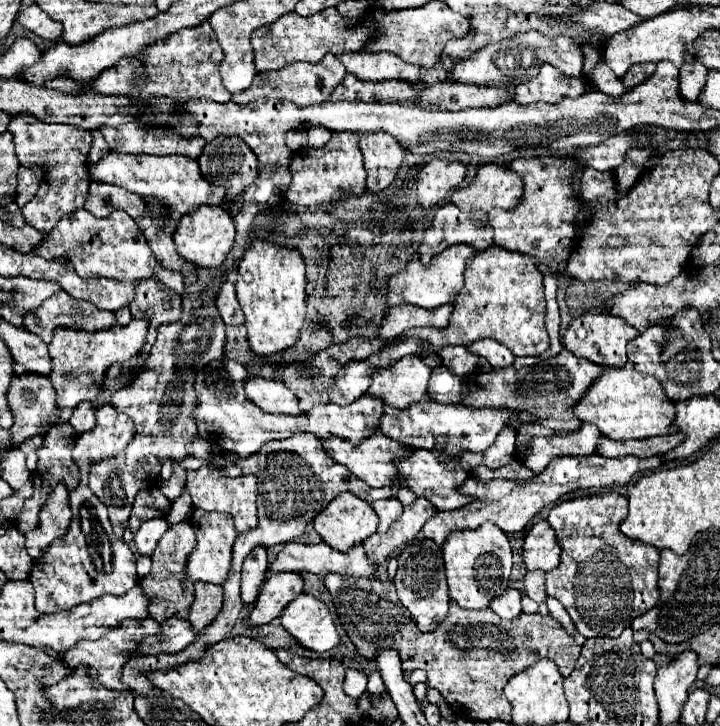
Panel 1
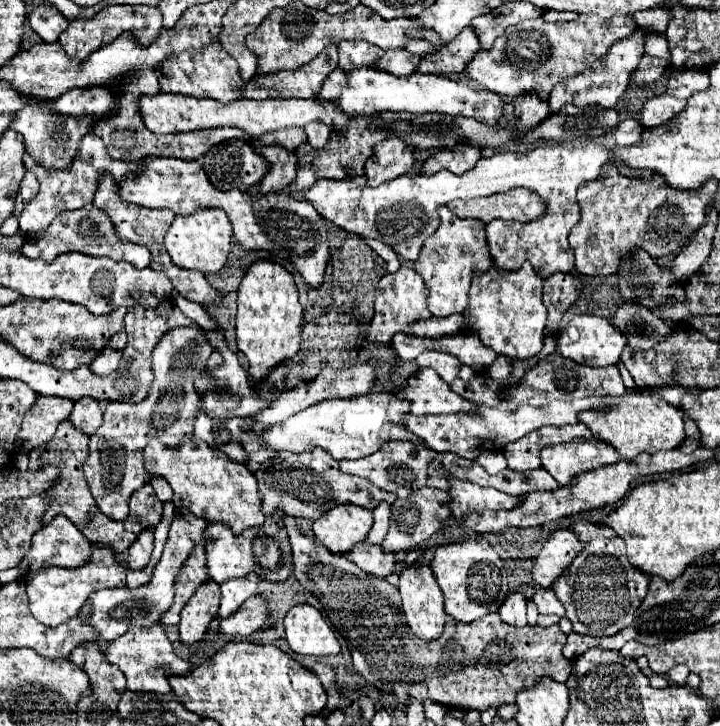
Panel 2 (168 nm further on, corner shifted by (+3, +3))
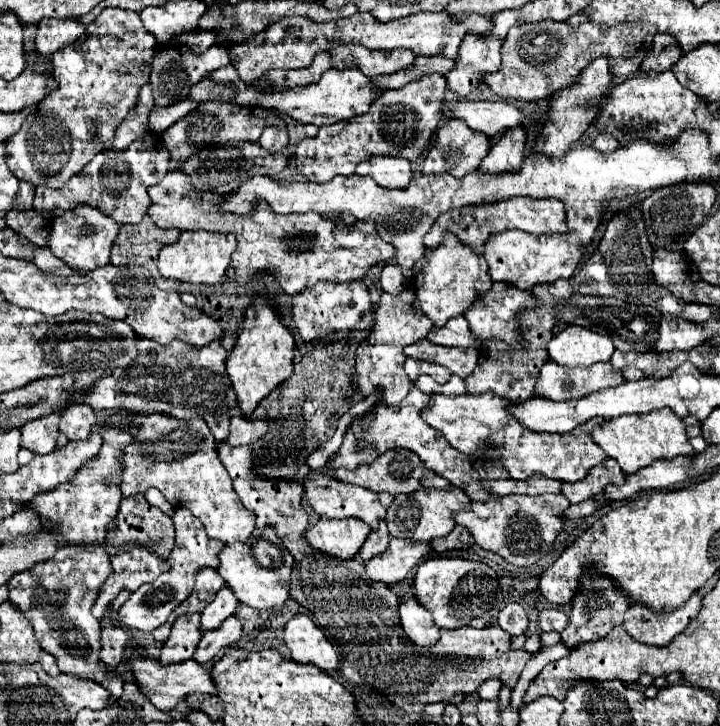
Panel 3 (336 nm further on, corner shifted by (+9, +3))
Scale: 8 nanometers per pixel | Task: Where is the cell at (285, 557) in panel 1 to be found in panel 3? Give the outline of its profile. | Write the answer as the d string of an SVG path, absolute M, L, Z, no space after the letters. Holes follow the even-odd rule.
M392 537L390 547L382 555L376 555L362 565L372 581L392 585L404 581L410 575L410 571L418 567L430 553L432 547L428 541L420 543L420 541Z

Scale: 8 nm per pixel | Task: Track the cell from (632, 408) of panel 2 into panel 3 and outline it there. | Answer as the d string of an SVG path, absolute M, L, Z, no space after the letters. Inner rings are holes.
M658 409L646 415L622 415L614 421L606 421L598 425L592 433L592 439L606 451L608 457L616 459L624 475L632 475L656 459L674 459L678 455L694 457L694 449L686 435L686 425L680 417L674 417L670 409Z

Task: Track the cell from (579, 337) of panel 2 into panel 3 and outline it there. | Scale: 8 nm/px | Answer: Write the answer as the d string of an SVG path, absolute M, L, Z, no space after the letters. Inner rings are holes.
M568 325L548 343L548 357L562 367L586 367L598 361L610 361L614 353L612 339L586 327Z

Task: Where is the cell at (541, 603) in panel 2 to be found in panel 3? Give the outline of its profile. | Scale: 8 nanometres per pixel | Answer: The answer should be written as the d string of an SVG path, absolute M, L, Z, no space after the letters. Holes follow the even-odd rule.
M544 609L538 621L542 631L564 631L568 625L568 615L560 609Z

